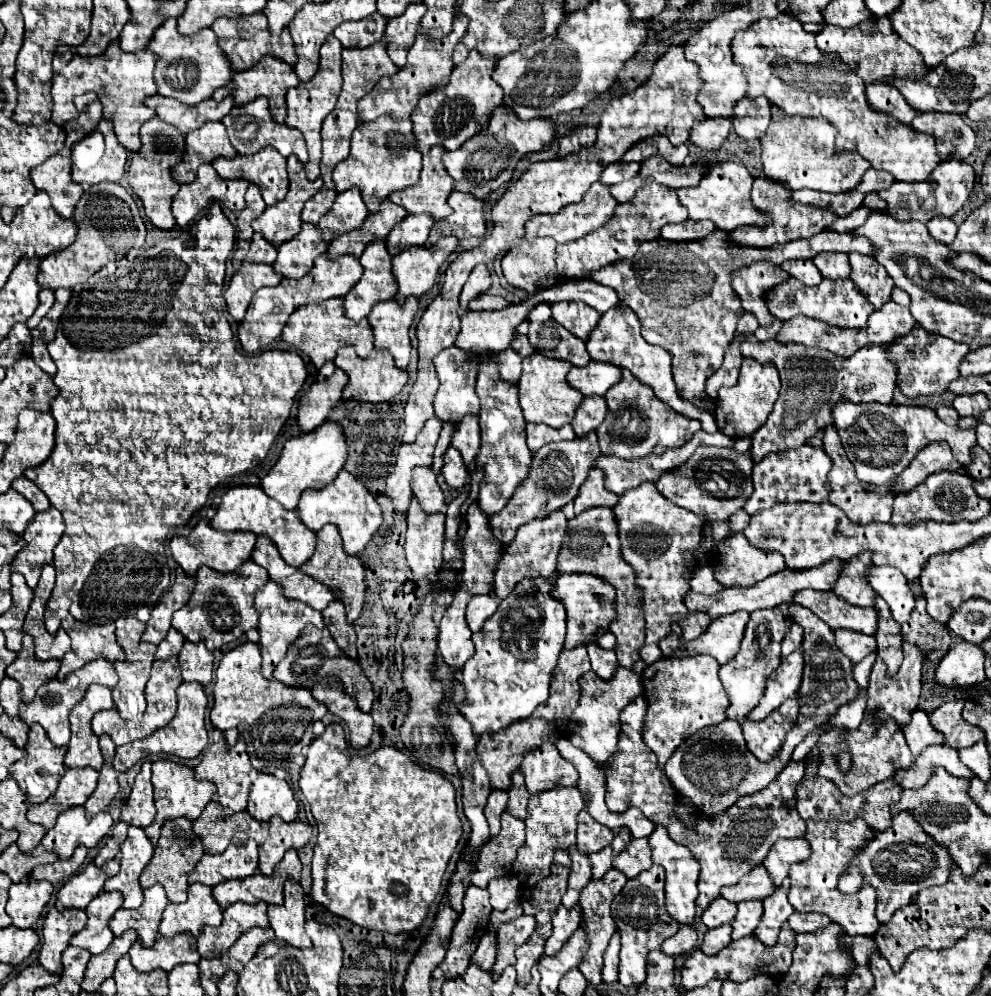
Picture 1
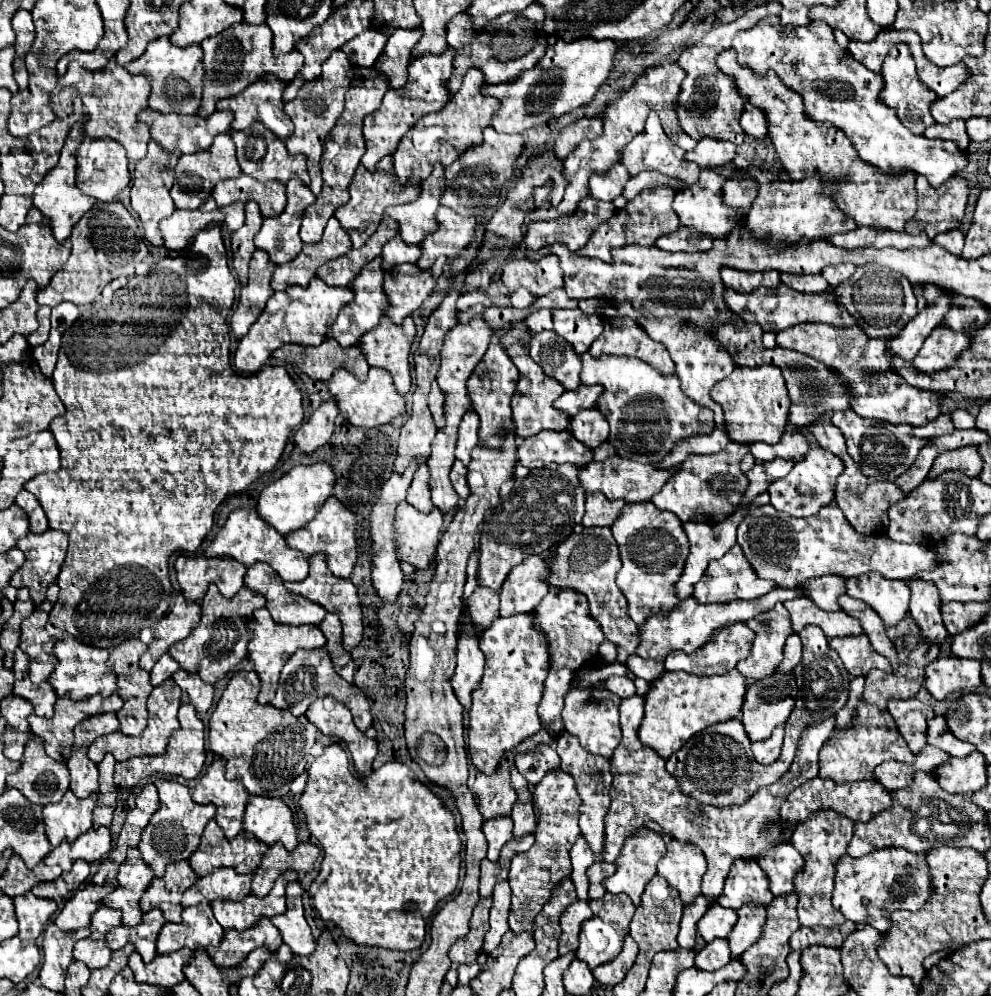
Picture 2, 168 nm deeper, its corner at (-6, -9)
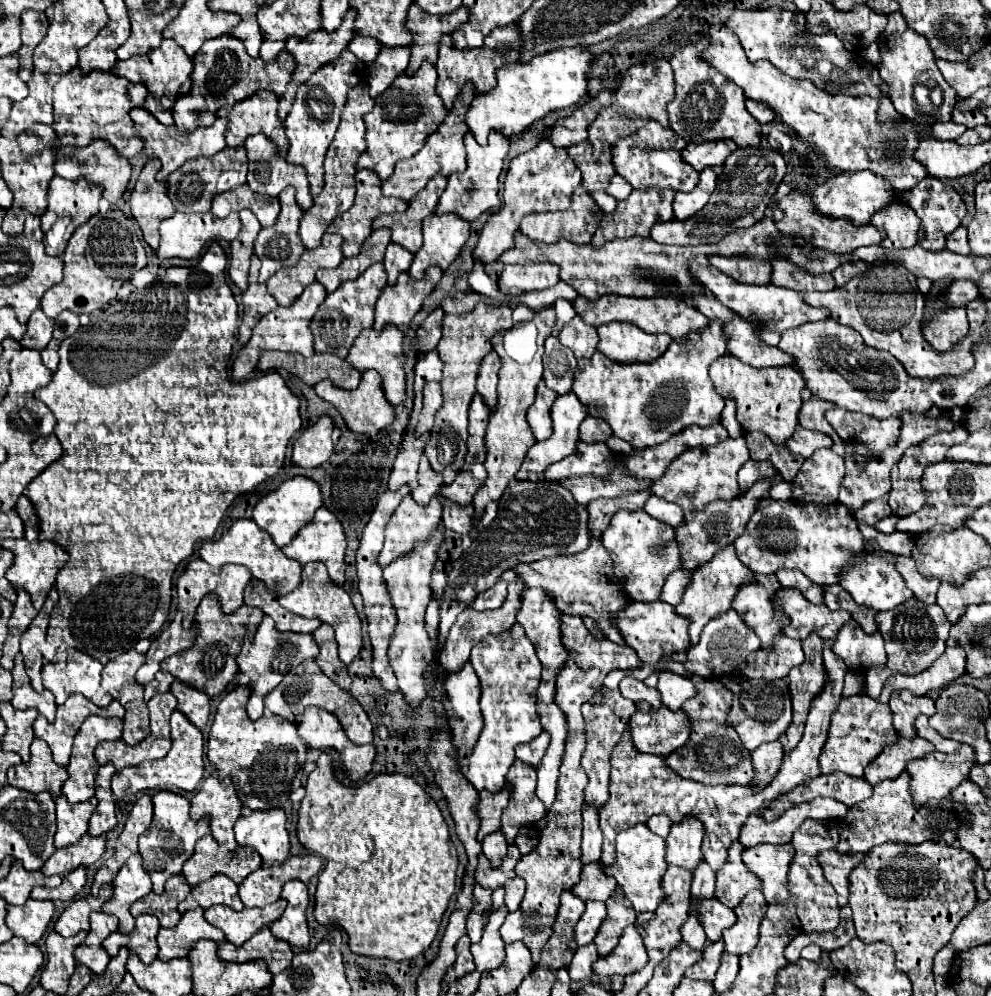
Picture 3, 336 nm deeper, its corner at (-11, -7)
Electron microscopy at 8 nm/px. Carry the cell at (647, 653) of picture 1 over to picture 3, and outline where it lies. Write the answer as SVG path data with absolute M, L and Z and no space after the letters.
M655 600L655 602L629 602L627 608L617 612L615 626L623 634L627 646L635 648L643 664L655 666L663 656L669 656L673 652L689 650L689 620L685 616L679 616L675 612L675 606Z

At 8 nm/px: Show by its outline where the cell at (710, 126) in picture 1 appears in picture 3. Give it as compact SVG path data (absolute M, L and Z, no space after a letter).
M717 140L707 144L687 144L683 150L683 160L701 172L707 166L721 166L729 154L731 146L725 140Z

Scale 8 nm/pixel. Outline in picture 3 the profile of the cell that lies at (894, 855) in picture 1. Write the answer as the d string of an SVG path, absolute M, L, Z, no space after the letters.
M825 850L819 854L819 864L823 866L825 878L837 890L840 907L848 904L850 896L849 875L861 860L863 860L863 854L851 856L851 854L839 854L837 850Z

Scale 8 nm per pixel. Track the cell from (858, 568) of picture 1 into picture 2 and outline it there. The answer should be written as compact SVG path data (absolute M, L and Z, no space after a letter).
M814 578L810 582L800 584L804 596L808 596L820 610L836 612L838 610L838 596L846 594L846 580L844 578Z

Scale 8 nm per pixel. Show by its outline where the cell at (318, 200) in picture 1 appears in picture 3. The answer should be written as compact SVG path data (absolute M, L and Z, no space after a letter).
M355 120L355 122L343 122L337 128L337 134L331 142L331 148L327 150L325 156L325 188L319 196L315 196L313 206L303 214L301 218L301 226L299 226L299 236L305 244L305 248L317 248L321 244L321 238L327 230L327 226L335 220L335 216L339 216L341 212L345 212L347 208L351 208L353 200L355 200L355 164L359 160L359 156L363 154L363 148L367 148L365 144L365 124L363 120Z

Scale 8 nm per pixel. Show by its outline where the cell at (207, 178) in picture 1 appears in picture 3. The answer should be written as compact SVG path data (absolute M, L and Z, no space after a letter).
M175 212L171 218L163 220L161 224L161 244L159 244L159 258L199 258L199 254L203 252L203 248L209 244L209 240L235 240L235 236L241 230L241 220L239 216L233 212L227 218L215 218L211 212L207 214L183 214L183 212Z

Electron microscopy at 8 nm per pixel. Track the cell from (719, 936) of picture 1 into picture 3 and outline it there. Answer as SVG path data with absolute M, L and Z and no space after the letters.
M723 940L711 942L709 946L703 948L703 958L695 962L691 968L687 968L685 976L693 980L713 980L719 968L719 956L723 956L723 952L725 952Z

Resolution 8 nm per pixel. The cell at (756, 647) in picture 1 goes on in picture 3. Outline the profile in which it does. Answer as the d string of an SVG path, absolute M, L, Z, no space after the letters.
M761 578L761 584L745 584L739 594L733 600L733 610L755 630L755 634L761 638L761 648L771 648L775 642L775 636L783 634L783 628L787 628L789 620L787 614L777 608L777 592L781 590L781 584L777 580L765 582L767 578Z

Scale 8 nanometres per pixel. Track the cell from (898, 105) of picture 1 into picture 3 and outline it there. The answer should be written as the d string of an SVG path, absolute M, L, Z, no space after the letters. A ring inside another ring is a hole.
M893 12L889 18L889 24L883 32L883 36L879 36L877 44L881 48L881 58L883 62L879 64L879 74L885 78L885 84L887 84L887 92L897 108L899 114L907 116L909 120L915 120L915 122L927 122L927 124L935 124L939 120L951 120L951 110L955 108L957 104L957 96L955 96L955 90L945 82L945 78L941 76L939 68L935 66L935 56L927 44L927 38L915 30L911 30L901 12ZM927 78L933 78L933 82L941 88L943 92L943 102L939 106L933 106L933 114L919 114L917 112L917 102L913 98L913 88L917 84L925 84Z

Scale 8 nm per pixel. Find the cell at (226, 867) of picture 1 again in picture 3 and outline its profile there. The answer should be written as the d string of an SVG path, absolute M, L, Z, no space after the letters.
M215 874L211 880L195 886L191 890L191 896L201 908L209 908L213 904L227 904L233 910L243 910L237 884L223 874Z

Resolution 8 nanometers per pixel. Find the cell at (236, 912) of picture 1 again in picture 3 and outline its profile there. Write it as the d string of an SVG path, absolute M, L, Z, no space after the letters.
M261 928L251 940L247 940L247 944L235 948L233 944L221 942L219 950L217 950L219 958L225 962L249 962L249 960L267 960L269 970L275 972L283 972L287 968L287 964L291 964L293 958L293 950L285 940L275 940L271 936L269 928Z

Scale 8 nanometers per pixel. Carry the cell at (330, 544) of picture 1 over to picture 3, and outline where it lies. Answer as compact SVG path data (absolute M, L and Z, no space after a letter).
M309 562L303 566L303 580L301 584L289 592L287 596L279 598L279 604L295 614L307 616L307 618L319 618L335 628L335 638L339 644L339 658L349 664L361 650L361 620L357 616L357 610L351 602L351 596L345 592L343 586L331 584L331 578L327 576L327 566L323 562Z

